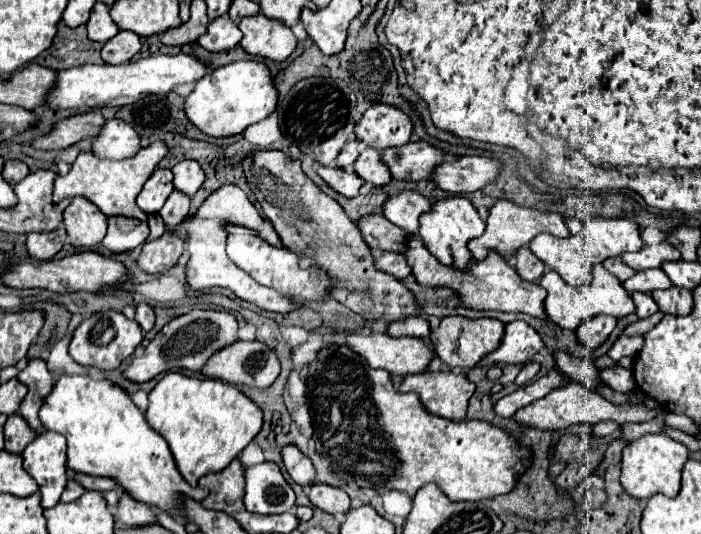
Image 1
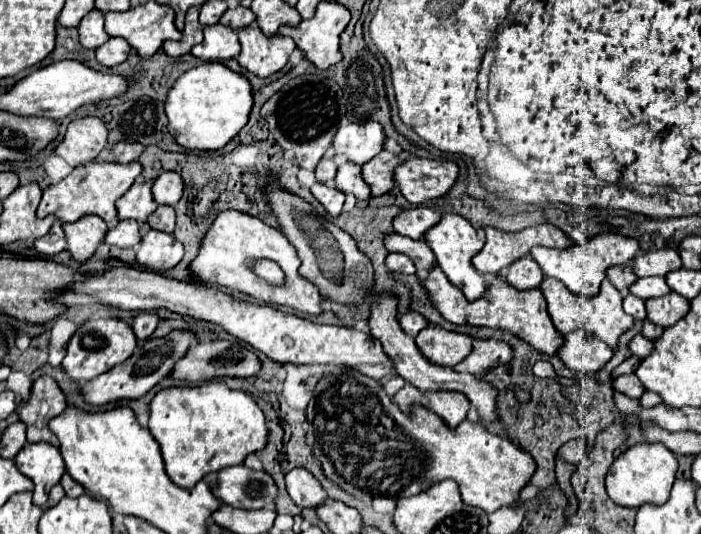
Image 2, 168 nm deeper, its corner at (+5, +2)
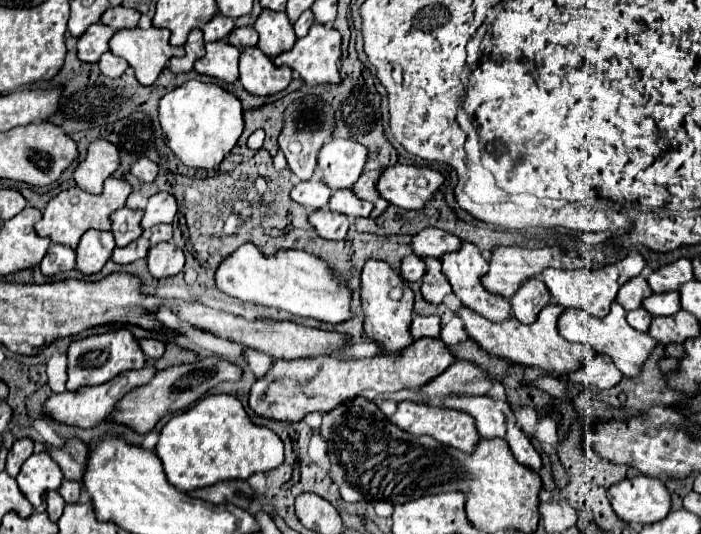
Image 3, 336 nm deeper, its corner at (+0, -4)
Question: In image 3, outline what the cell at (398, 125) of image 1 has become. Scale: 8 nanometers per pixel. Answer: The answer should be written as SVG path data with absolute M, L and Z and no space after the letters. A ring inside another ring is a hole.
M330 140L322 146L318 154L318 170L322 172L322 182L332 190L352 188L360 178L368 150L354 140Z

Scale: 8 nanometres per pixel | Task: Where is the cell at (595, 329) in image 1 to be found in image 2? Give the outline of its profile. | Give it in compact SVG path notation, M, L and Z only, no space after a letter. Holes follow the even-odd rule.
M581 330L567 334L561 350L557 352L559 358L571 368L581 374L593 374L605 362L613 356L613 350L605 346L599 338L593 338L593 334L585 334Z

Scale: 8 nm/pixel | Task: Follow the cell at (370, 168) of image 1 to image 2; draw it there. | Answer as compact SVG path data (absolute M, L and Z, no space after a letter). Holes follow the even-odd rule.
M343 162L337 170L337 178L335 178L335 186L341 192L351 192L355 194L359 200L367 200L369 194L369 186L365 186L365 180L361 178L361 166L353 164L353 162Z

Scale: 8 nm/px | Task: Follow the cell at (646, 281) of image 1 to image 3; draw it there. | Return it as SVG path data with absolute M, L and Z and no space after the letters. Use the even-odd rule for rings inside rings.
M666 292L666 294L652 294L642 304L652 316L674 316L674 312L680 310L680 296L678 292Z

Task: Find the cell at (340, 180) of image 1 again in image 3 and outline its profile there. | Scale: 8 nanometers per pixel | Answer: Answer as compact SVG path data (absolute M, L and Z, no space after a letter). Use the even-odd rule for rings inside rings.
M328 208L310 212L308 222L316 230L316 234L320 238L324 238L324 240L344 240L346 238L346 232L350 228L348 216L330 212Z

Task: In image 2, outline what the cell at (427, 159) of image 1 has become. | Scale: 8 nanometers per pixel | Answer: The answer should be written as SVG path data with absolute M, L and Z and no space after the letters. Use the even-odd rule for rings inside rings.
M389 150L379 152L375 158L365 162L363 166L363 178L371 186L371 196L381 196L395 188L393 182L393 170L401 164L403 160L399 154L393 154Z

